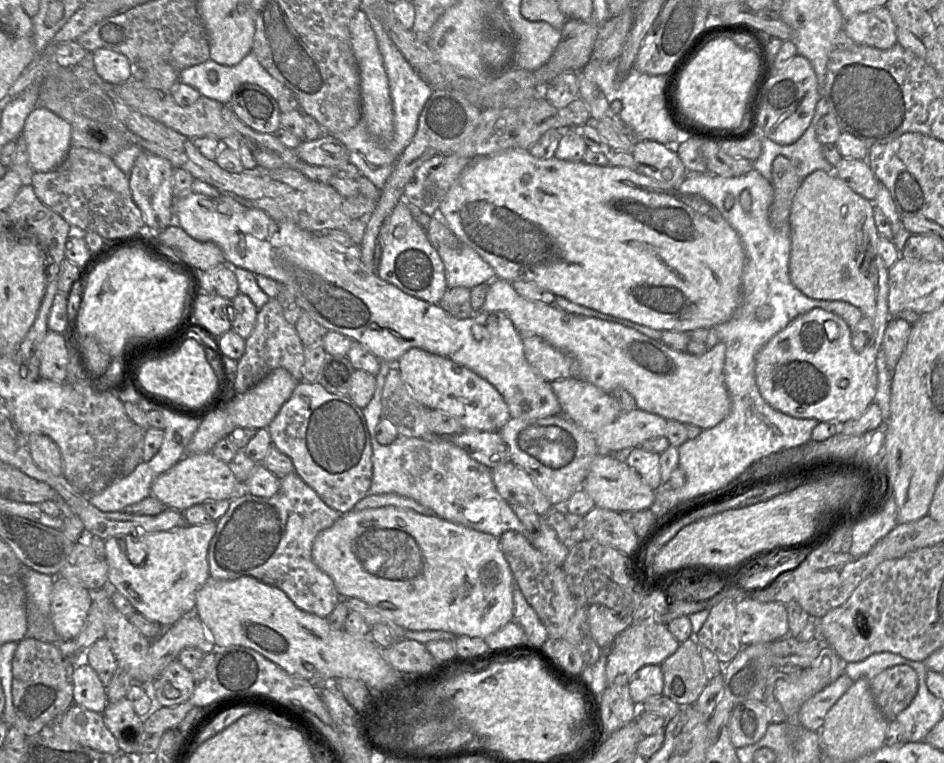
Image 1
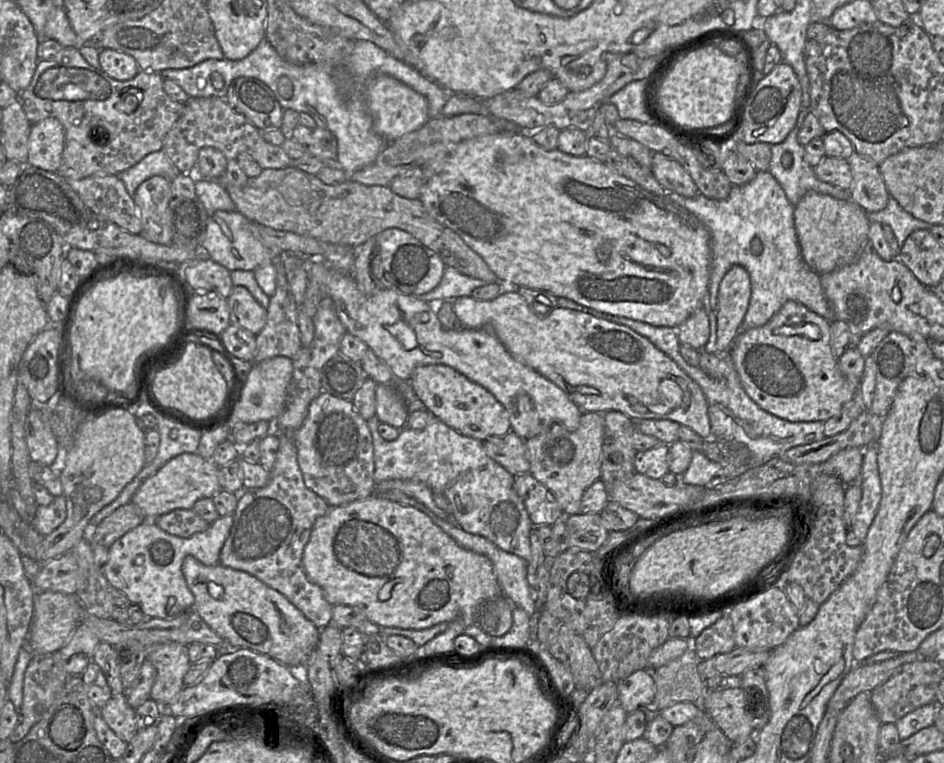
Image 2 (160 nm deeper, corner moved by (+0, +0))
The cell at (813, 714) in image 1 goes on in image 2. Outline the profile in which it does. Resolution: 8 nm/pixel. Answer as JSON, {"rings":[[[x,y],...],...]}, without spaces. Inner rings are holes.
{"rings":[[[918,651],[900,653],[872,665],[857,665],[841,681],[827,704],[827,709],[842,711],[861,692],[872,692],[898,673],[904,665],[924,660]]]}

